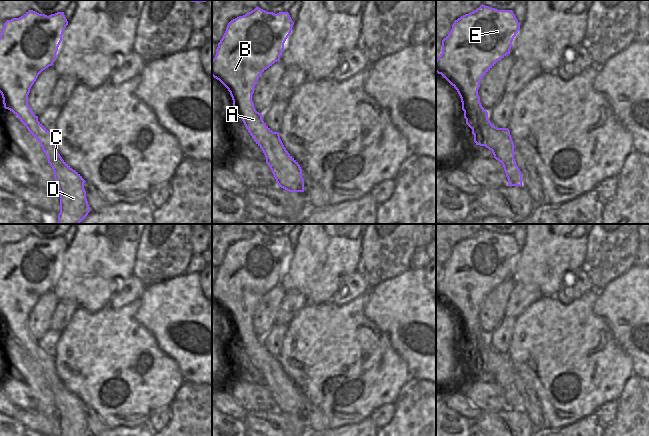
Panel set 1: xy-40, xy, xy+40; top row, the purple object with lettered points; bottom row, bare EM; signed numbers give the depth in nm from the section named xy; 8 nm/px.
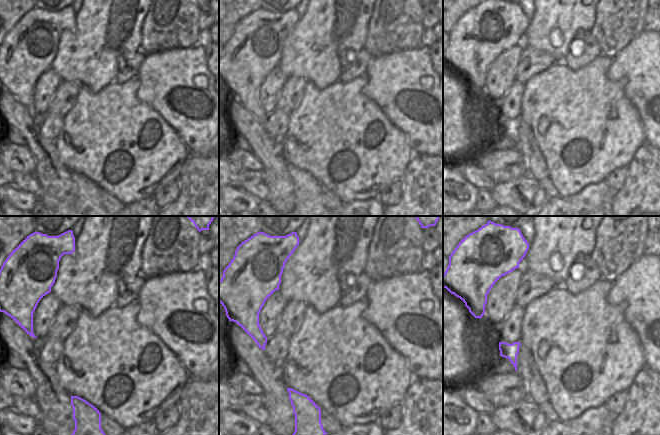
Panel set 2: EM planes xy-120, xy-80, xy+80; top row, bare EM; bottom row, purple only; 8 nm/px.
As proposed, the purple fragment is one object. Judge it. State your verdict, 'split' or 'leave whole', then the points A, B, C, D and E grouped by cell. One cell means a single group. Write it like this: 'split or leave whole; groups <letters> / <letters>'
leave whole; groups A B C D E

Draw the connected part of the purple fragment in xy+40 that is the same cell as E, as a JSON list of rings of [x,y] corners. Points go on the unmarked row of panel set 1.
[[[481,229],[469,238],[454,245],[450,257],[442,264],[442,277],[436,284],[436,296],[441,298],[458,316],[466,348],[472,353],[476,369],[492,375],[502,387],[508,410],[522,410],[522,397],[514,383],[514,367],[508,352],[497,352],[488,343],[482,331],[478,313],[482,301],[502,282],[510,278],[512,265],[520,253],[520,247],[512,234],[497,234]]]

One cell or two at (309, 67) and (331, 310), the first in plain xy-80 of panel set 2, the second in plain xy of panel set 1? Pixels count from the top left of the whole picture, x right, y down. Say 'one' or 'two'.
two

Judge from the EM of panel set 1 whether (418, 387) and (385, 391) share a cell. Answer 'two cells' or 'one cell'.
two cells

